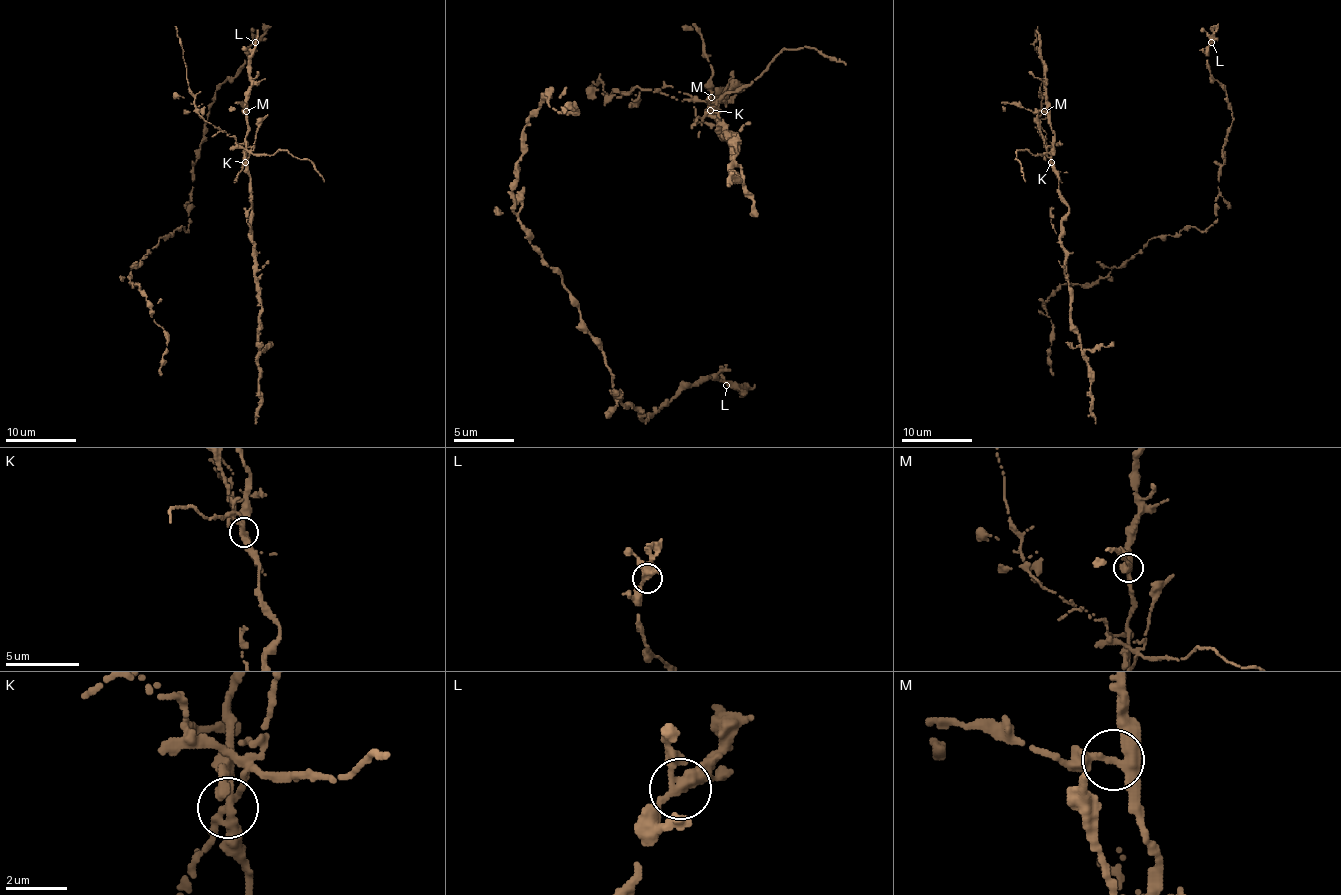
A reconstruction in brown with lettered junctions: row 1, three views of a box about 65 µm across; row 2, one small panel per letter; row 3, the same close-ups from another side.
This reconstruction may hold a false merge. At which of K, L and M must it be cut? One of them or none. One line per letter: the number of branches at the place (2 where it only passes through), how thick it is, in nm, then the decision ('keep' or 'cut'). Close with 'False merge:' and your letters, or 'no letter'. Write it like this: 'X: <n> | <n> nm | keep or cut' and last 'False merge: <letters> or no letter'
K: 4 | 320 nm | cut
L: 4 | 320 nm | keep
M: 3 | 280 nm | keep
False merge: K

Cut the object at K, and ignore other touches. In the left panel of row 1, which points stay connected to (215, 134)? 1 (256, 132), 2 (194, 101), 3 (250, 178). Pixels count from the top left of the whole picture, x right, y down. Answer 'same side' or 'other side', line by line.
1: same side
2: same side
3: other side

